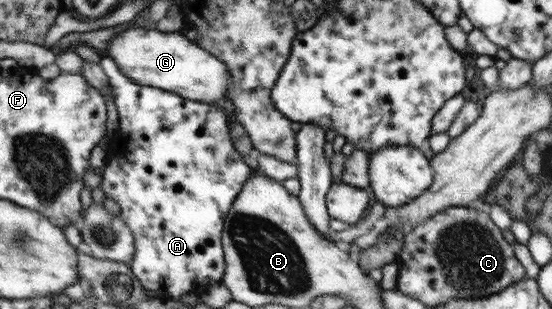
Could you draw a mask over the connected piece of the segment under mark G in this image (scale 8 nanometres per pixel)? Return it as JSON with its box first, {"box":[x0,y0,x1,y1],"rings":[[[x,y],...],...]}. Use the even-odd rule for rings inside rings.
{"box":[107,25,233,105],"rings":[[[131,25],[109,41],[107,50],[107,56],[136,84],[166,89],[186,100],[214,105],[228,96],[229,84],[233,82],[229,67],[222,59],[218,60],[208,49],[190,42],[178,31],[164,34],[144,26]]]}

